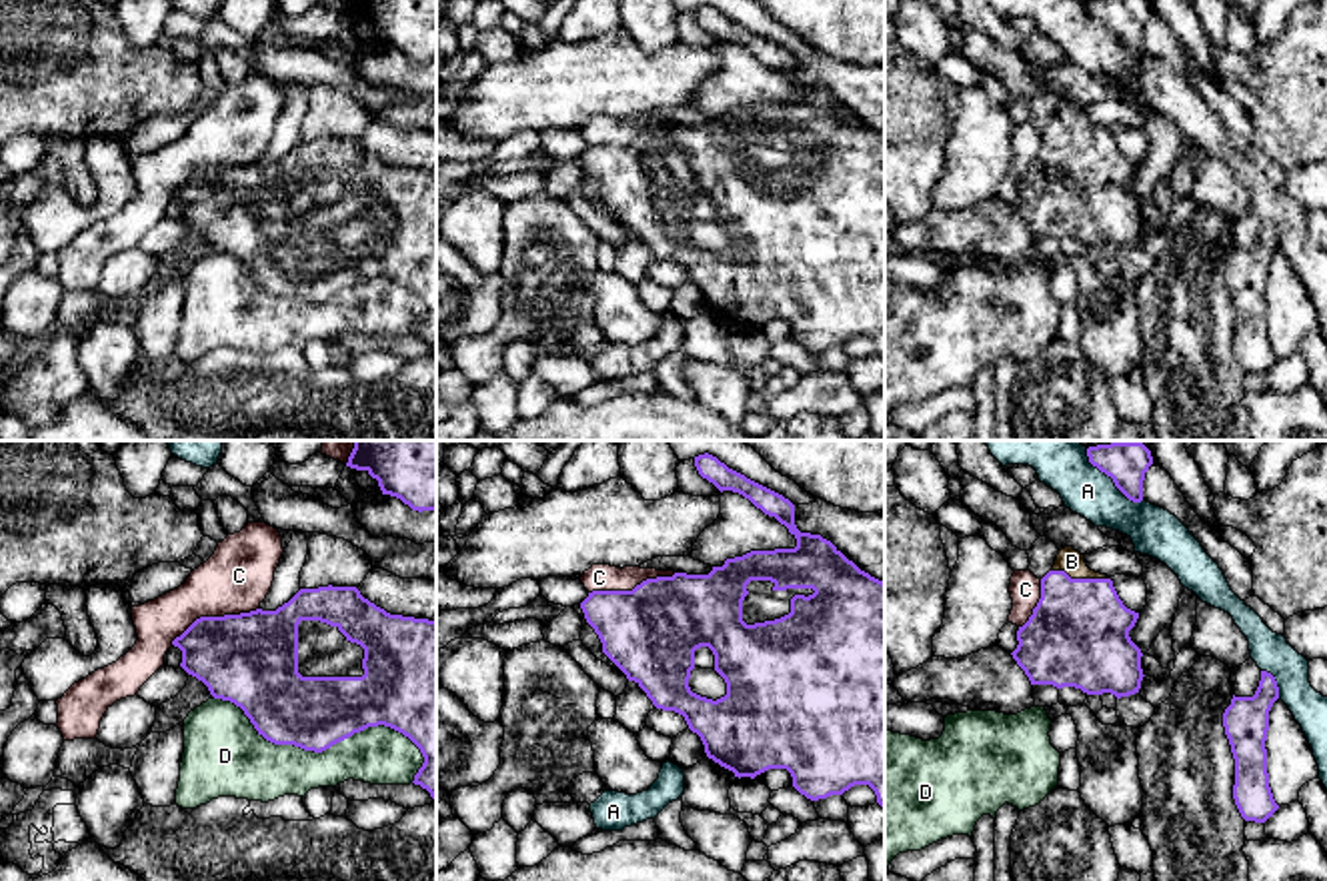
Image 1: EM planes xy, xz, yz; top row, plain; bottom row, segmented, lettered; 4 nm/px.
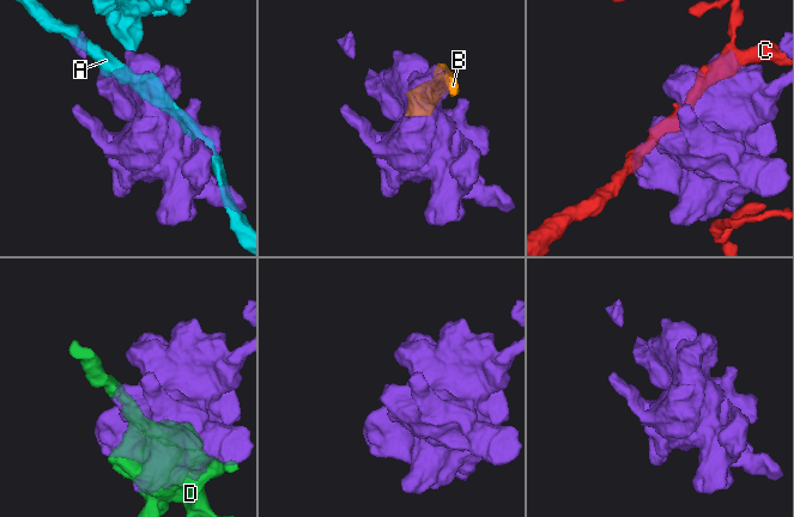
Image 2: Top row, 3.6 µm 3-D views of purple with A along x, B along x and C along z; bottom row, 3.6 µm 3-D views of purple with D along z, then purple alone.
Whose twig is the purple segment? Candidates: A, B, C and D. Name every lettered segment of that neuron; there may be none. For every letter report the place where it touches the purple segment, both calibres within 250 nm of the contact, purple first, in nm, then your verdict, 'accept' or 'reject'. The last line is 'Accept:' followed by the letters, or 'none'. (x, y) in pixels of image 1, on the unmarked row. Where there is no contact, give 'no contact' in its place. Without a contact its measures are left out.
A: meets purple in yz at (1111, 29); 150 nm thick on the purple side, 200 nm on the other; reject
B: meets purple in yz at (1081, 131); 400 nm thick on the purple side, 100 nm on the other; accept
C: meets purple in xy at (213, 169); 380 nm thick on the purple side, 280 nm on the other; reject
D: meets purple in xy at (321, 303); 300 nm thick on the purple side, 240 nm on the other; reject
Accept: B

